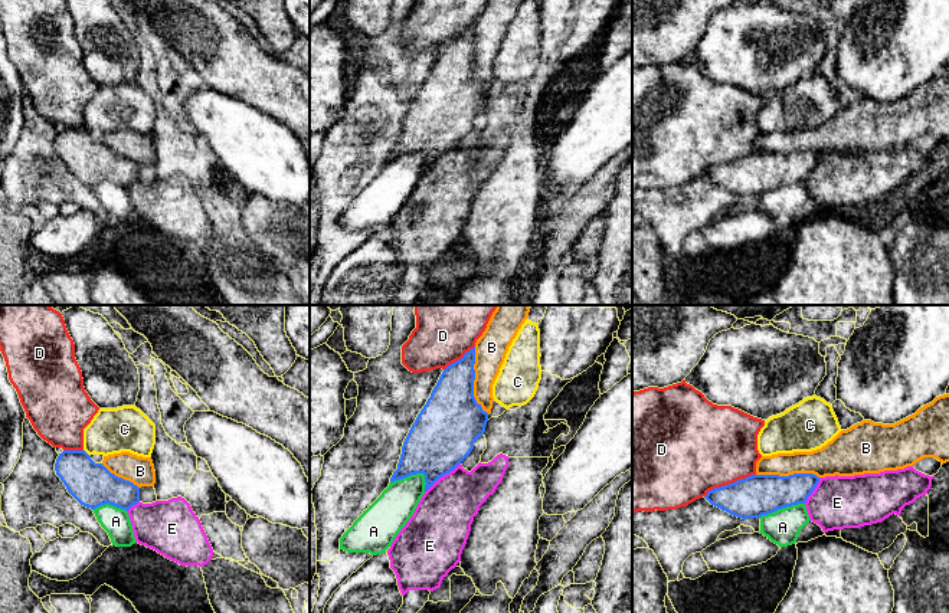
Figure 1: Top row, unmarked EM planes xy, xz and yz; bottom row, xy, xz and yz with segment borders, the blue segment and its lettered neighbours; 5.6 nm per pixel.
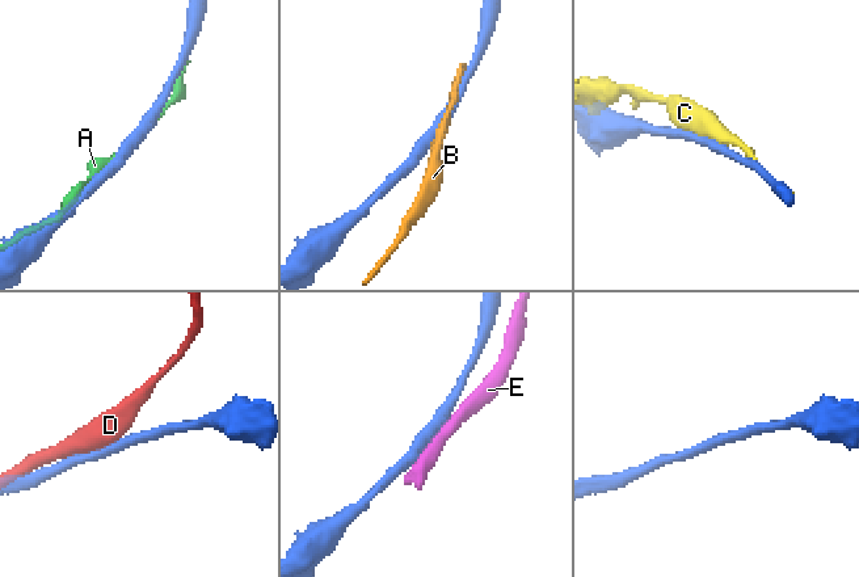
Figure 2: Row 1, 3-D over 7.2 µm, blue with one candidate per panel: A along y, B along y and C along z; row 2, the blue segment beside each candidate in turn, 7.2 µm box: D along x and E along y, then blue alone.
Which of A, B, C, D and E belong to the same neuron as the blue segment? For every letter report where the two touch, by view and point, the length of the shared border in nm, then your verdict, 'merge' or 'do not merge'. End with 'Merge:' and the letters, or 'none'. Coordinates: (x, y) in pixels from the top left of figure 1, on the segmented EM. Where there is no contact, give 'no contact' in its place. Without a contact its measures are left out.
A: contact xz (411, 474); length 200 nm; do not merge
B: contact xz (473, 382); length 380 nm; do not merge
C: contact xy (85, 452); length 50 nm; do not merge
D: contact yz (729, 484); length 320 nm; do not merge
E: contact xz (442, 475); length 260 nm; do not merge
Merge: none

